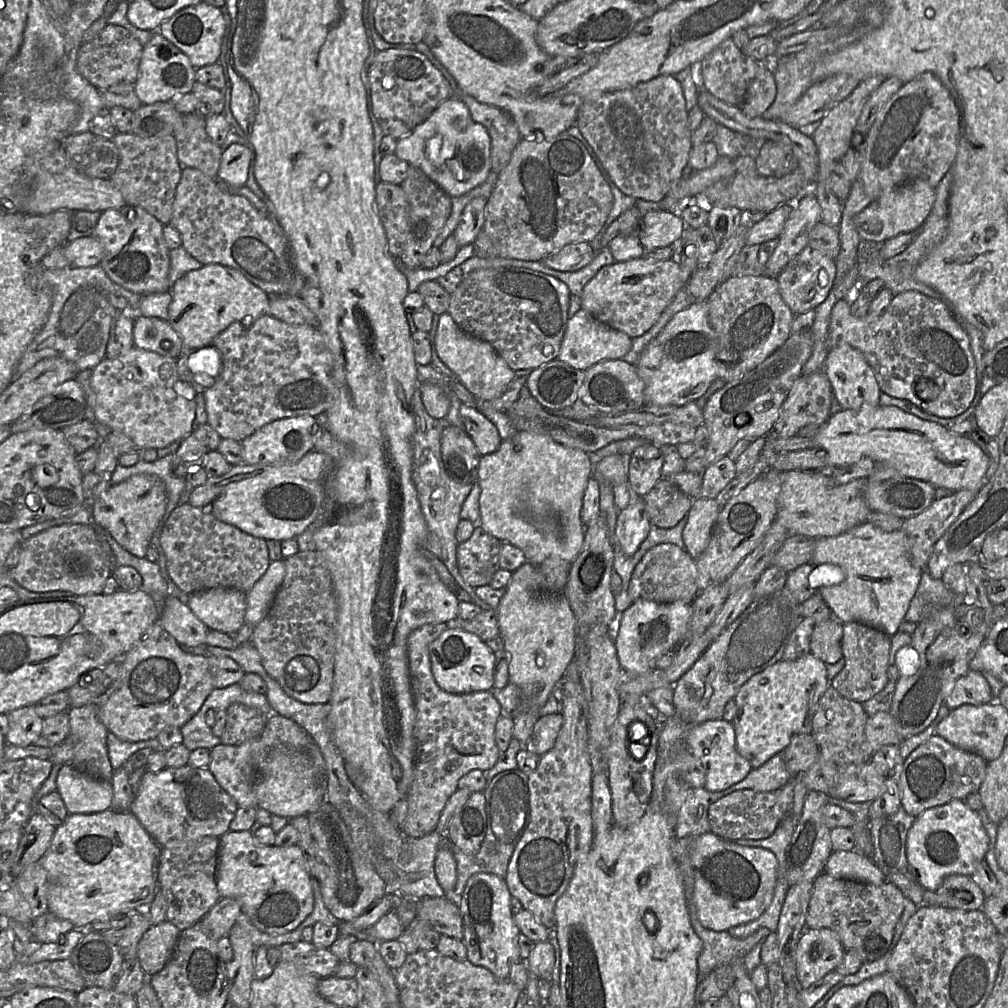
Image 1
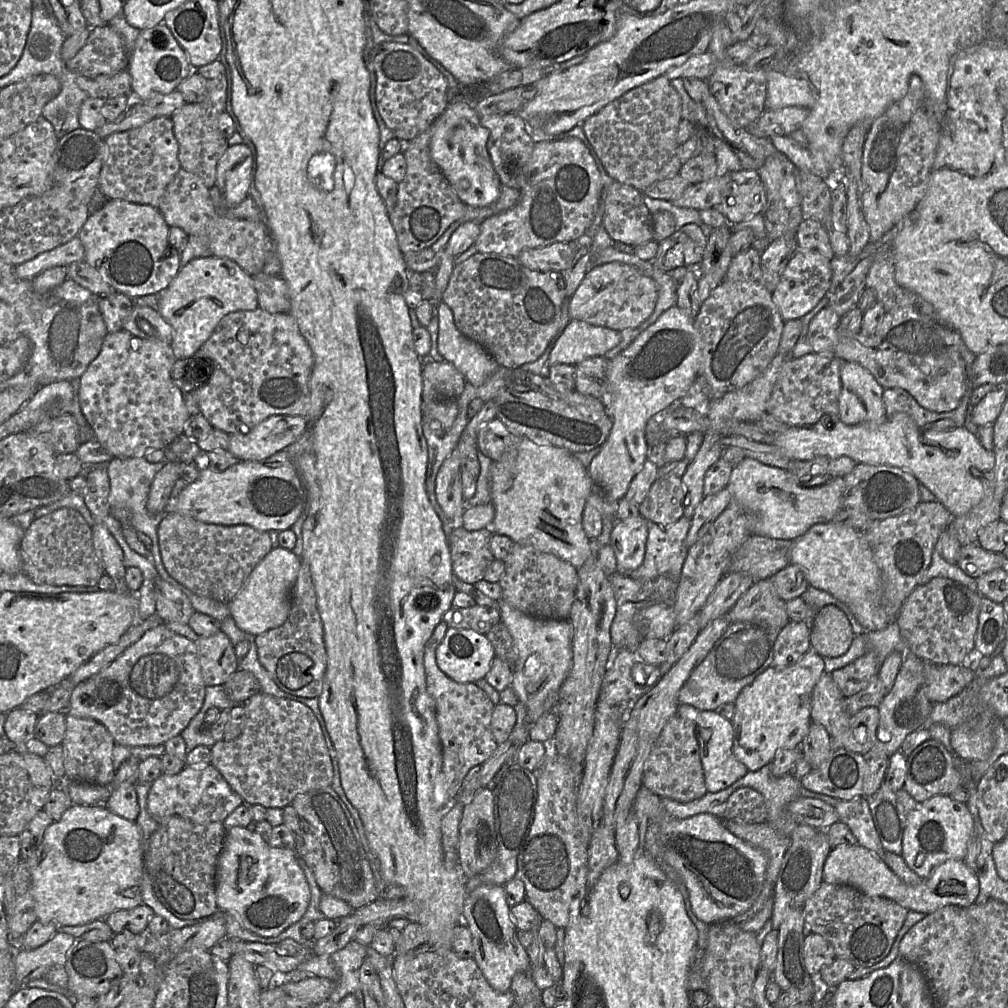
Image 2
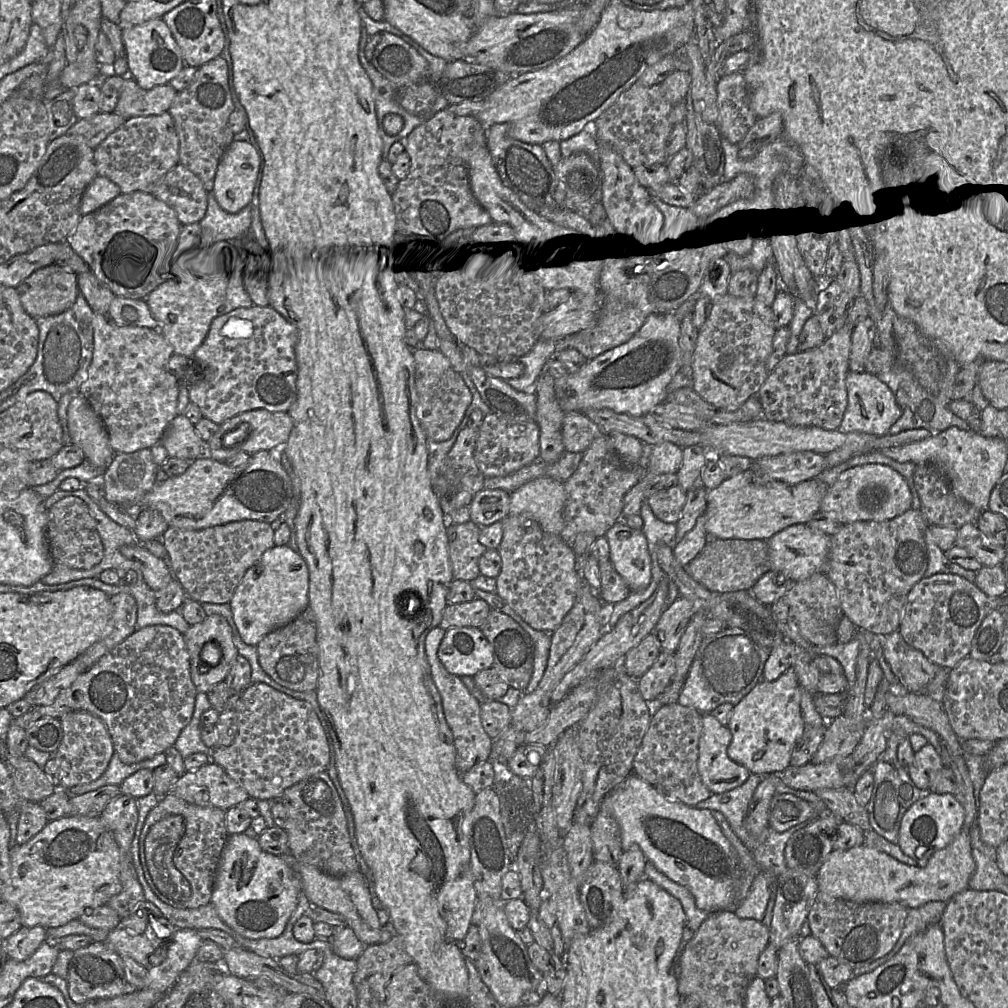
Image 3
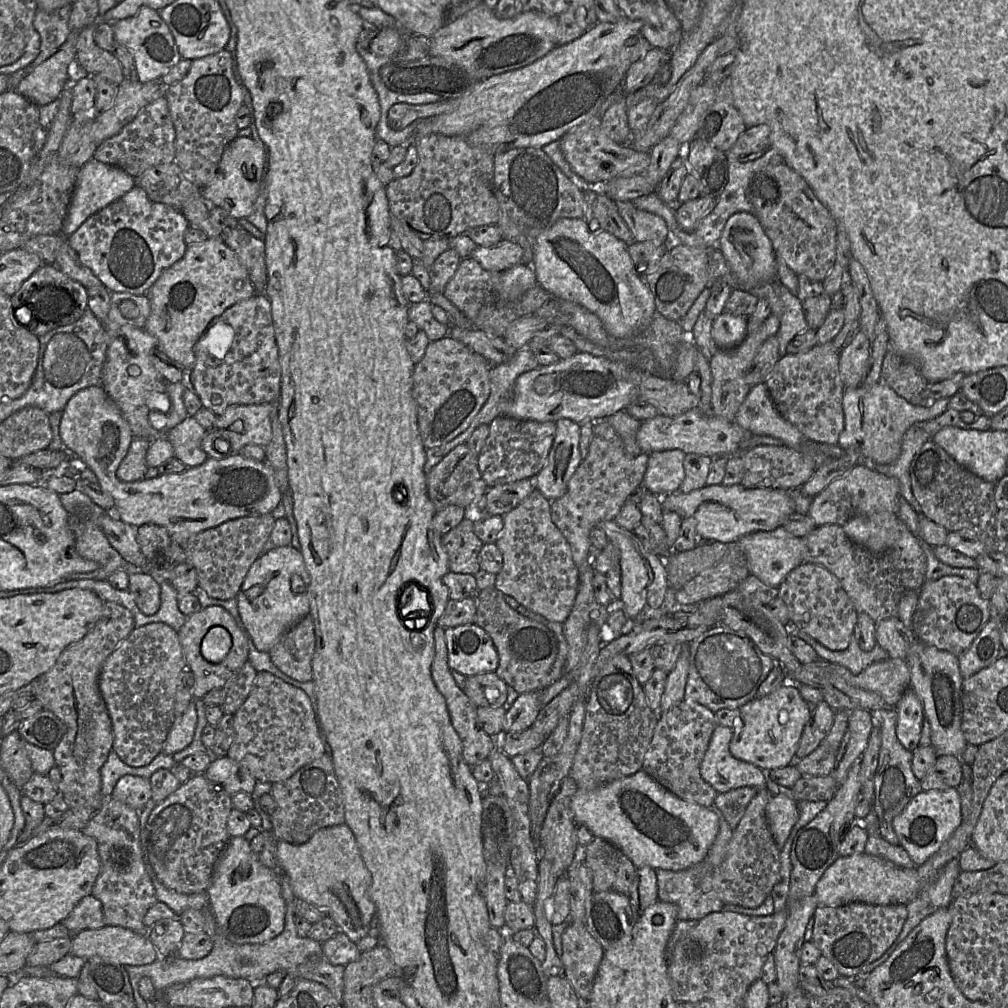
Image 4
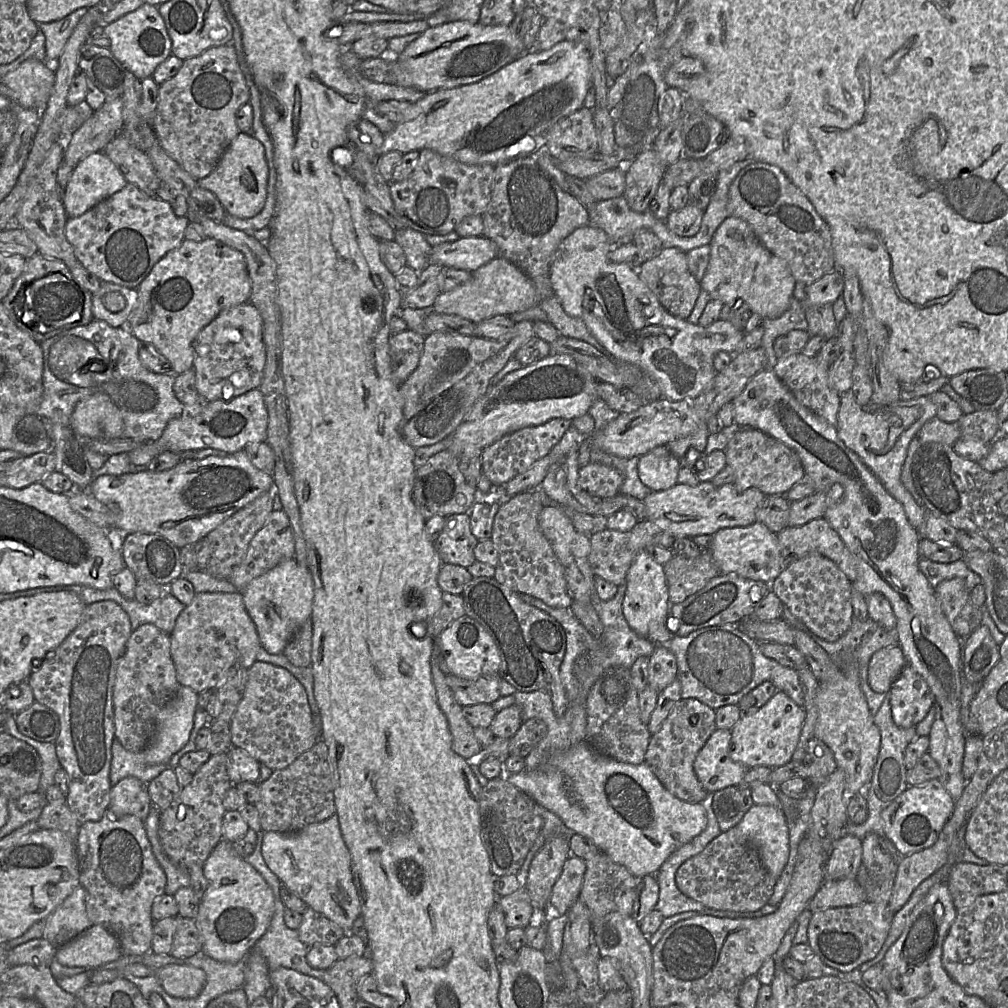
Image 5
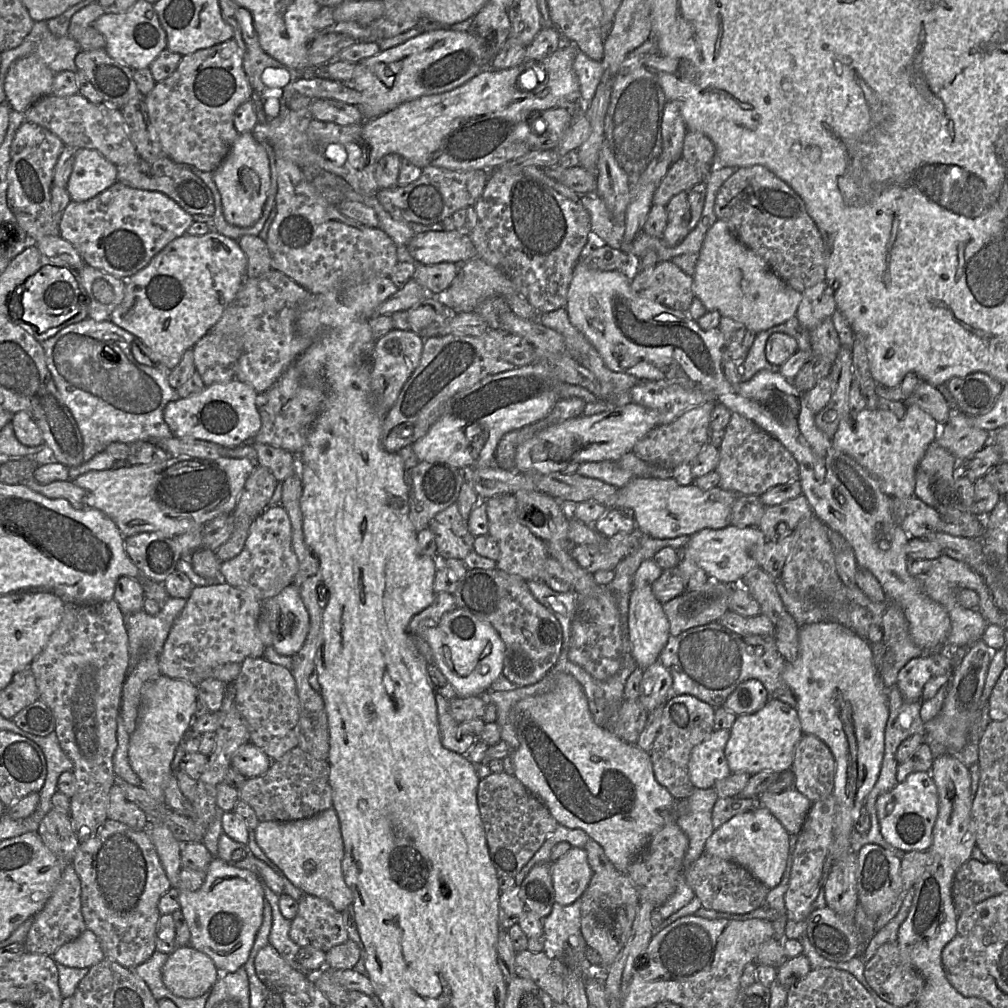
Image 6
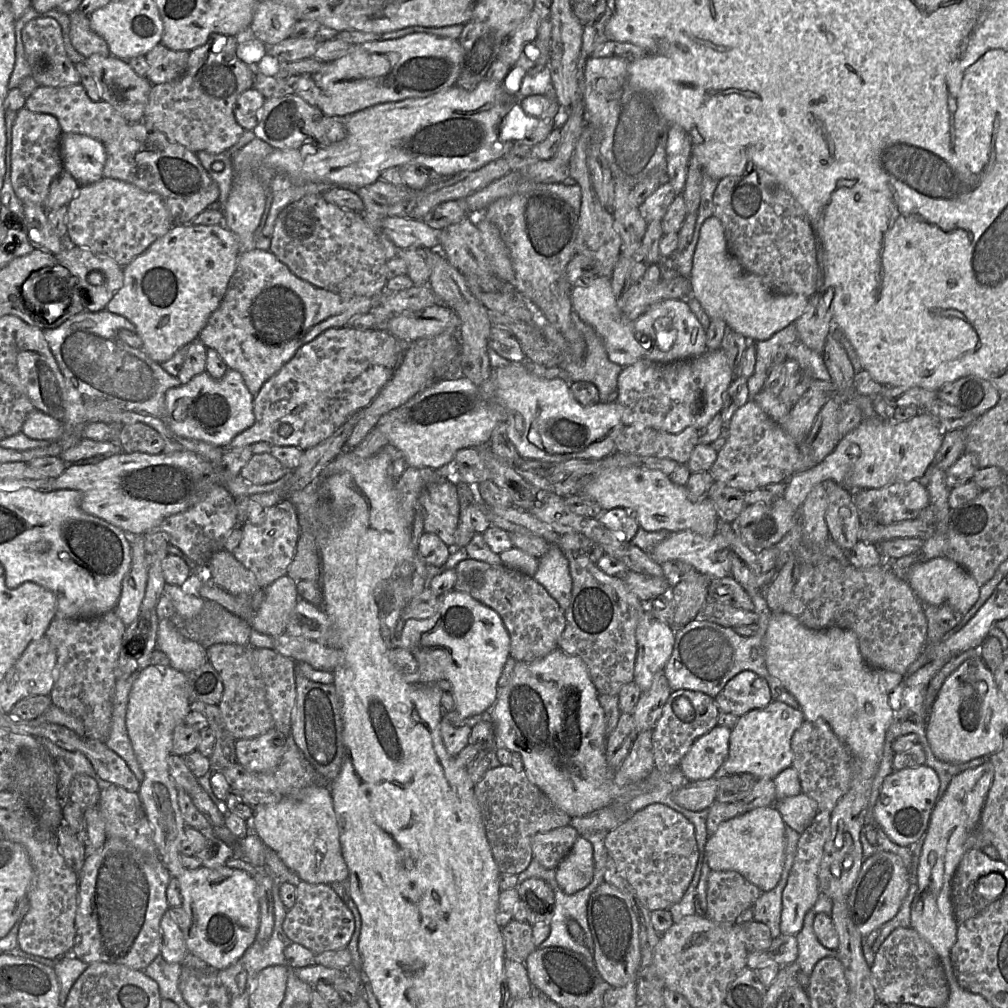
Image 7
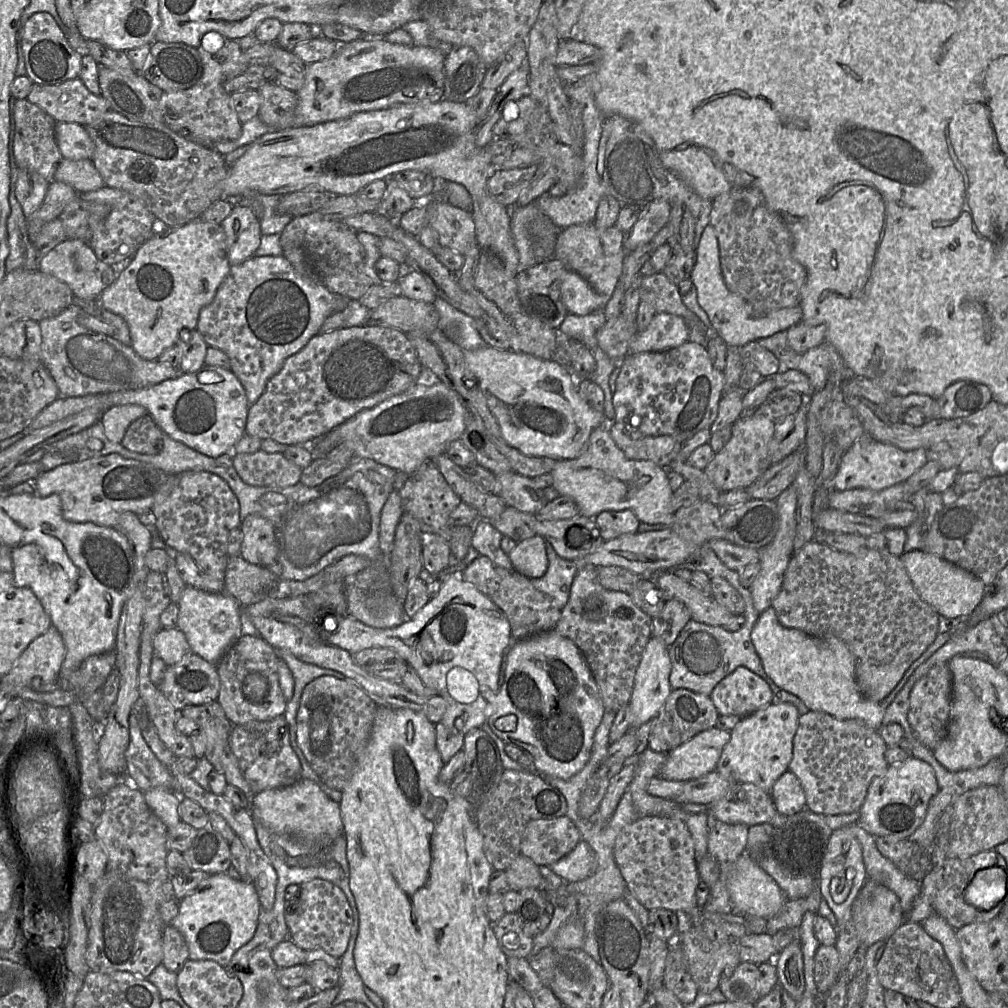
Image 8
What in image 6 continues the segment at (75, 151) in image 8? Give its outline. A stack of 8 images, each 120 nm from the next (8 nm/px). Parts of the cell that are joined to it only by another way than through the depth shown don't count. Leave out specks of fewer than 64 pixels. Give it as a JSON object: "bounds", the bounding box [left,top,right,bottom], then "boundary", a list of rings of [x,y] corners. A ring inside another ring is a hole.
{"bounds":[67,148,118,202],"boundary":[[[81,148],[75,155],[67,192],[72,201],[85,202],[118,181],[117,167],[96,150]]]}

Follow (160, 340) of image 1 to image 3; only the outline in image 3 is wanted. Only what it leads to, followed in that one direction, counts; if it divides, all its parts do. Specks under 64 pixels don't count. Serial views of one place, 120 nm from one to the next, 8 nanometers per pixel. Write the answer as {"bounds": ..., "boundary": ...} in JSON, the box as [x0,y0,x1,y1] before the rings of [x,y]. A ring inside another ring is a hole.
{"bounds":[109,297,159,329],"boundary":[[[119,297],[112,302],[109,314],[121,326],[159,329],[159,323],[150,310],[147,297]]]}

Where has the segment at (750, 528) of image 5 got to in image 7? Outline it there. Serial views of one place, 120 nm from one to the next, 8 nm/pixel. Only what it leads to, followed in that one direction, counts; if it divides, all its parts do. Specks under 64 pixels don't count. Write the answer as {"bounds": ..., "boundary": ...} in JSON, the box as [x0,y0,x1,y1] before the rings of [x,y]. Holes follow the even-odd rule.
{"bounds":[650,530,732,578],"boundary":[[[690,530],[672,532],[652,549],[650,557],[660,565],[668,561],[686,562],[709,578],[732,574],[729,545],[720,533],[706,538]]]}

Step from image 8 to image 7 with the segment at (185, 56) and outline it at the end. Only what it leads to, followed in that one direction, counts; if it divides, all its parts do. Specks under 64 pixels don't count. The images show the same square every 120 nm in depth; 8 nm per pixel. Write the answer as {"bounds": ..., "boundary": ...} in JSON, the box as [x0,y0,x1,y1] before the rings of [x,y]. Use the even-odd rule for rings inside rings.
{"bounds":[145,43,189,85],"boundary":[[[159,43],[145,57],[149,65],[146,77],[155,85],[182,77],[188,67],[189,52],[174,51]]]}

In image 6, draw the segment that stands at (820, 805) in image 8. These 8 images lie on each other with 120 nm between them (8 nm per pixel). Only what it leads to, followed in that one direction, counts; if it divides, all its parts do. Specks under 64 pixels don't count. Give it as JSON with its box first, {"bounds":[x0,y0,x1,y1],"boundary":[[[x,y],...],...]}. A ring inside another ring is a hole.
{"bounds":[791,735,836,802],"boundary":[[[802,735],[791,769],[795,775],[794,787],[812,802],[833,794],[836,761],[827,744],[817,736]]]}

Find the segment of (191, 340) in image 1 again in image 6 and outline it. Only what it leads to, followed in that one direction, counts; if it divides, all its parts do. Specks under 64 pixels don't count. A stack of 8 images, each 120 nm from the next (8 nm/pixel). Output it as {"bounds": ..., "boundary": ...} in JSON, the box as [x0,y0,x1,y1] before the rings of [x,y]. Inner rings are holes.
{"bounds":[111,229,247,371],"boundary":[[[211,229],[202,236],[185,233],[155,255],[145,268],[125,280],[124,299],[112,312],[111,321],[142,340],[158,355],[164,369],[170,371],[179,364],[184,352],[193,348],[221,318],[246,277],[247,257],[237,240]]]}

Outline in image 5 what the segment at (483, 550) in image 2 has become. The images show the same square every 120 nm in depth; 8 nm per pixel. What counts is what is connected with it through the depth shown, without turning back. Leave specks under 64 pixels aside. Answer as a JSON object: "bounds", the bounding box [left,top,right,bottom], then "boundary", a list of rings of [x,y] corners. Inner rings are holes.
{"bounds":[434,513,478,568],"boundary":[[[463,513],[445,517],[443,530],[434,546],[443,564],[468,568],[476,561],[474,549],[478,542],[470,528],[469,514]]]}

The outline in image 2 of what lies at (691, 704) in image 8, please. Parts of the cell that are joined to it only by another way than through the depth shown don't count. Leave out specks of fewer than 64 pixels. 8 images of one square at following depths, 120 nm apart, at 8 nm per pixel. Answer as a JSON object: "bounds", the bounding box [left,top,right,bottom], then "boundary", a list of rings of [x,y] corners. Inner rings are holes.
{"bounds":[642,714,707,802],"boundary":[[[675,714],[666,723],[644,763],[642,785],[660,797],[678,802],[691,802],[707,793],[699,744],[690,721]]]}

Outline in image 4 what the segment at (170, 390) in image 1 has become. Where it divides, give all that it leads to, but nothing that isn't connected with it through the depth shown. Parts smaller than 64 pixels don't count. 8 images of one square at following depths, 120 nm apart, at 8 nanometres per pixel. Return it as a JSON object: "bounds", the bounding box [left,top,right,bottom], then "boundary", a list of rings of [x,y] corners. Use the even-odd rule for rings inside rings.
{"bounds":[87,285,171,441],"boundary":[[[104,285],[87,289],[87,296],[88,308],[97,317],[109,336],[106,360],[102,370],[101,386],[116,403],[123,416],[128,421],[134,439],[147,439],[152,441],[158,436],[164,436],[160,435],[160,433],[152,427],[149,421],[150,412],[157,411],[166,413],[171,405],[166,389],[168,383],[159,374],[152,362],[152,354],[154,350],[157,349],[155,338],[143,328],[119,325],[110,321],[109,311],[111,308],[111,292]]]}

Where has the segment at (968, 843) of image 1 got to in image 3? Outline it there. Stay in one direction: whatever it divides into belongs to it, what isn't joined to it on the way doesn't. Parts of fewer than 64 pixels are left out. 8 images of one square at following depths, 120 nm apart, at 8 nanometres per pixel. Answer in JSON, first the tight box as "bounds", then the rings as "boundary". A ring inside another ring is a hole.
{"bounds":[899,792,965,867],"boundary":[[[925,792],[905,813],[899,830],[901,850],[925,867],[932,855],[949,845],[960,833],[965,821],[965,810],[954,794]]]}

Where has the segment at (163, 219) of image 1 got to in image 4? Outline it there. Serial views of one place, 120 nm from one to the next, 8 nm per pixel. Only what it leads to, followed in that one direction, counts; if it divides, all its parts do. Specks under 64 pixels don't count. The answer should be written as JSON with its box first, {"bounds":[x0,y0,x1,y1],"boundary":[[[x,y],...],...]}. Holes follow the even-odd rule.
{"bounds":[92,96,175,178],"boundary":[[[165,96],[145,106],[120,132],[102,142],[92,158],[121,168],[133,178],[150,167],[173,163],[175,159],[175,129]]]}

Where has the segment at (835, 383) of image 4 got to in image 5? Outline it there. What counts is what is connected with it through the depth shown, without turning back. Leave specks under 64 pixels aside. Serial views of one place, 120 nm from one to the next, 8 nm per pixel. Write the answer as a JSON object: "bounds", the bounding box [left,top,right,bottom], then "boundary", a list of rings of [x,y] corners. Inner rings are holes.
{"bounds":[772,352,840,427],"boundary":[[[799,352],[777,359],[777,363],[772,370],[801,405],[836,427],[840,407],[840,394],[829,386],[829,369],[820,364],[815,357],[808,357]]]}

